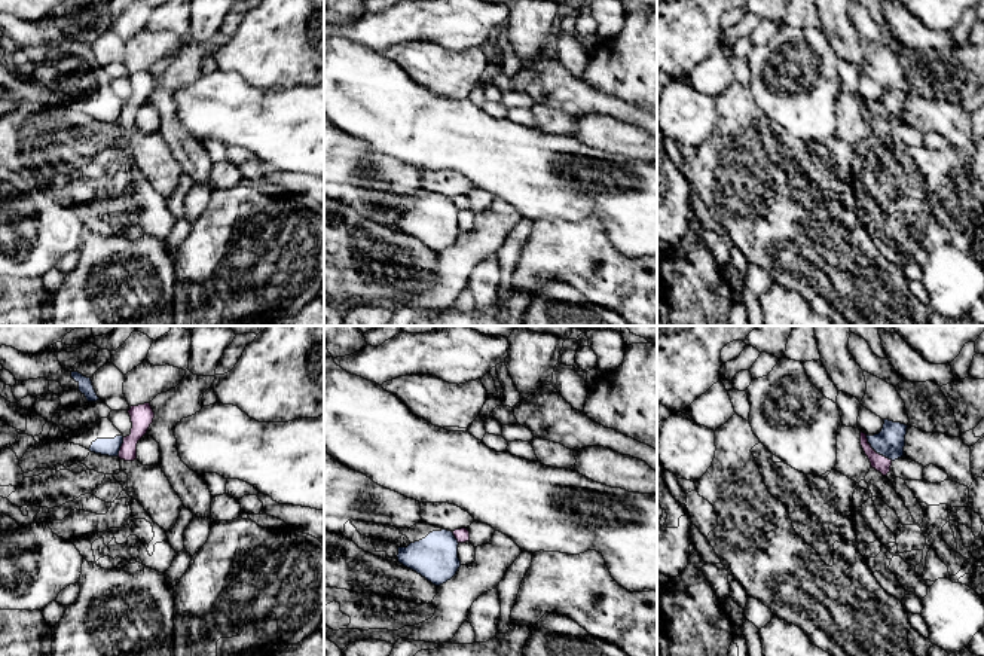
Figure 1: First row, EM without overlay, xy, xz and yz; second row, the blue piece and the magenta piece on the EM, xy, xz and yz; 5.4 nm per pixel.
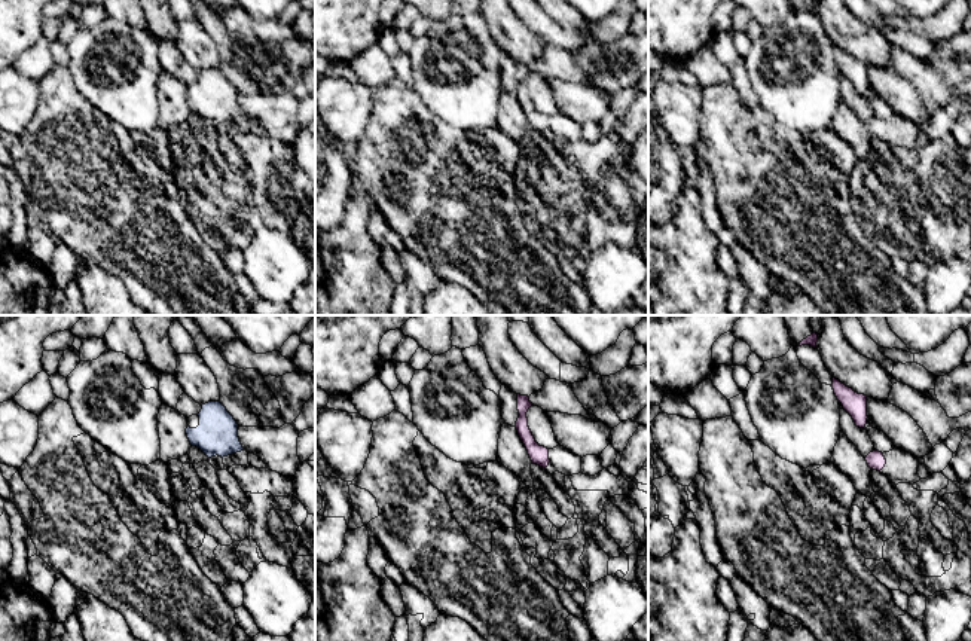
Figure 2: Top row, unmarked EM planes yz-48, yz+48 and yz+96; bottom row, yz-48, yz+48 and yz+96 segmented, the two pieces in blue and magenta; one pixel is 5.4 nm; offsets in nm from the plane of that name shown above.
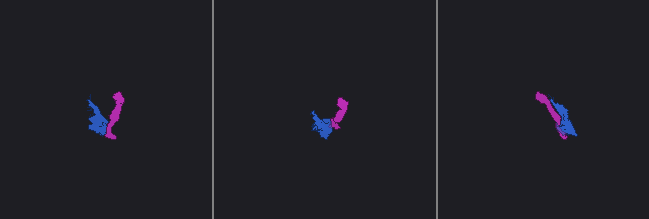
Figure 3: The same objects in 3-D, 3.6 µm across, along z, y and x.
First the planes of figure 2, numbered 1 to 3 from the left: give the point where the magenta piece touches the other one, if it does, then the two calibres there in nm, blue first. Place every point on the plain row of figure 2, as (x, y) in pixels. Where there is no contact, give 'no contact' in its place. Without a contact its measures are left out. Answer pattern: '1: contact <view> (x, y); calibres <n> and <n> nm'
1: no contact
2: no contact
3: no contact

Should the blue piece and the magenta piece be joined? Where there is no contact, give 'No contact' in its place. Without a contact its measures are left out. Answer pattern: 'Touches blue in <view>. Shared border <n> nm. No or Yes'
Touches blue in yz. Shared border 200 nm. No

